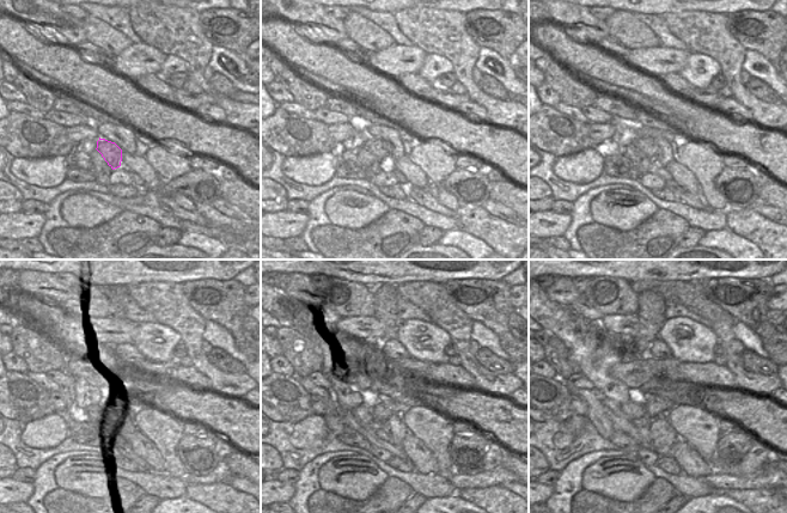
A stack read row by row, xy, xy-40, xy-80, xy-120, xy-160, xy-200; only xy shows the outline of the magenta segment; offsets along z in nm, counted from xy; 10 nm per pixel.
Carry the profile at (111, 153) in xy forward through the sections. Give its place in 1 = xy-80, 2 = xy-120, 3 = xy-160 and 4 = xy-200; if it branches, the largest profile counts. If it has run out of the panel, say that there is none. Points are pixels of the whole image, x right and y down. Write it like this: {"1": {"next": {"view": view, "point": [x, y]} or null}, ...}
{"1": {"next": {"view": "xy-80", "point": [646, 145]}}, "2": {"next": {"view": "xy-120", "point": [113, 407]}}, "3": {"next": {"view": "xy-160", "point": [383, 407]}}, "4": {"next": {"view": "xy-200", "point": [654, 405]}}}

